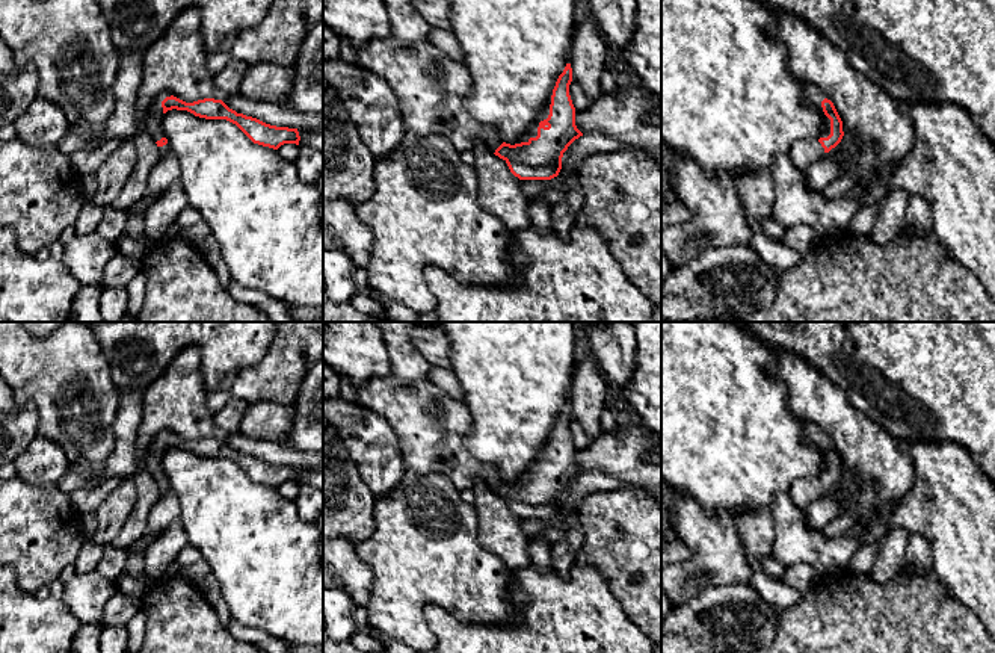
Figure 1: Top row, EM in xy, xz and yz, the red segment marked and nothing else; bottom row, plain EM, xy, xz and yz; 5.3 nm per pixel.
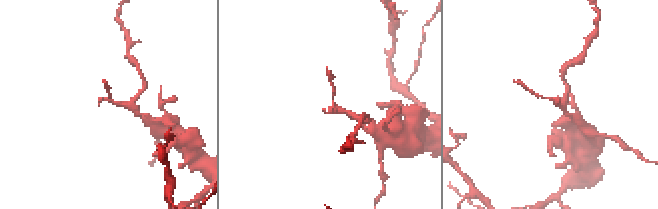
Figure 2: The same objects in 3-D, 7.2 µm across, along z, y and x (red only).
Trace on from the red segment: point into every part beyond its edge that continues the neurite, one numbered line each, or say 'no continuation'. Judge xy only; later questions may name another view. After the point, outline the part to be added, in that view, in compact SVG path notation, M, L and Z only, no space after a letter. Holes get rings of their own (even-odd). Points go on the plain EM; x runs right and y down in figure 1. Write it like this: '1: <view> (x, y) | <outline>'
1: xy (153, 458) | M160 432L149 444L145 456L143 456L143 463L146 470L149 472L149 475L157 481L162 476L165 476L163 472L163 446L162 446L162 440L171 435L171 432Z

